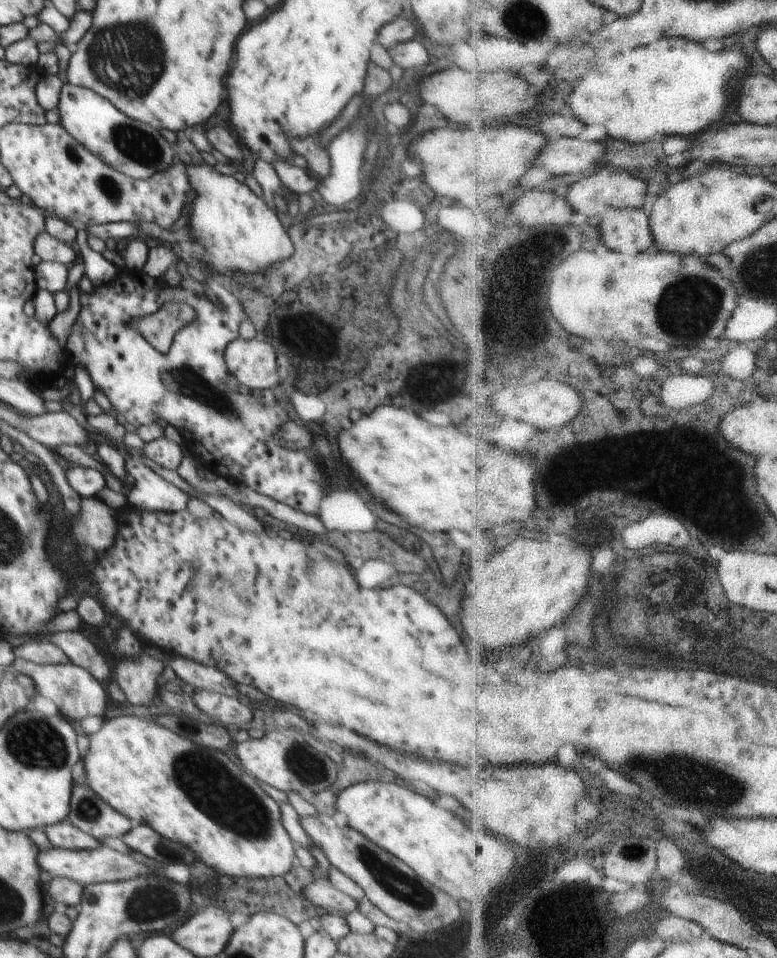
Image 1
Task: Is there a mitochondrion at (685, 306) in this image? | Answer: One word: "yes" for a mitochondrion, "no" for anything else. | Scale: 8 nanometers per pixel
yes

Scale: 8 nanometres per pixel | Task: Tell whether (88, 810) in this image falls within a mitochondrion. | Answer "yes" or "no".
yes

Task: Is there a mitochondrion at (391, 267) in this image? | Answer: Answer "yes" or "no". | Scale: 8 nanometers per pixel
yes

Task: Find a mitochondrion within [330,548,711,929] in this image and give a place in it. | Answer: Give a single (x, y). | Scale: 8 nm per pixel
(395, 884)

